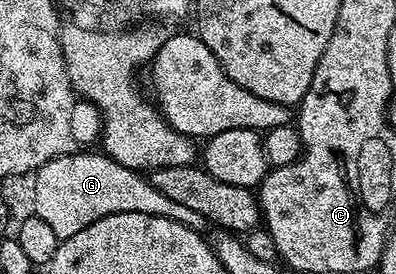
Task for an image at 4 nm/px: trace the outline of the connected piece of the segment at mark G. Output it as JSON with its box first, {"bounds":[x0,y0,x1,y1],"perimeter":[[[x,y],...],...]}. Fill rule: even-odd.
{"bounds":[35,152,209,240],"perimeter":[[[102,152],[79,153],[57,156],[35,171],[37,190],[35,217],[45,220],[45,224],[49,224],[53,232],[57,232],[60,240],[77,236],[81,228],[89,228],[89,224],[105,220],[105,216],[113,216],[117,212],[141,212],[149,216],[161,216],[177,220],[200,232],[208,229],[209,223],[205,216],[201,216],[201,212],[192,212],[191,209],[185,208],[185,204],[176,204],[175,201],[169,200],[165,192],[157,192],[150,177],[144,176],[140,171],[125,168]]]}

